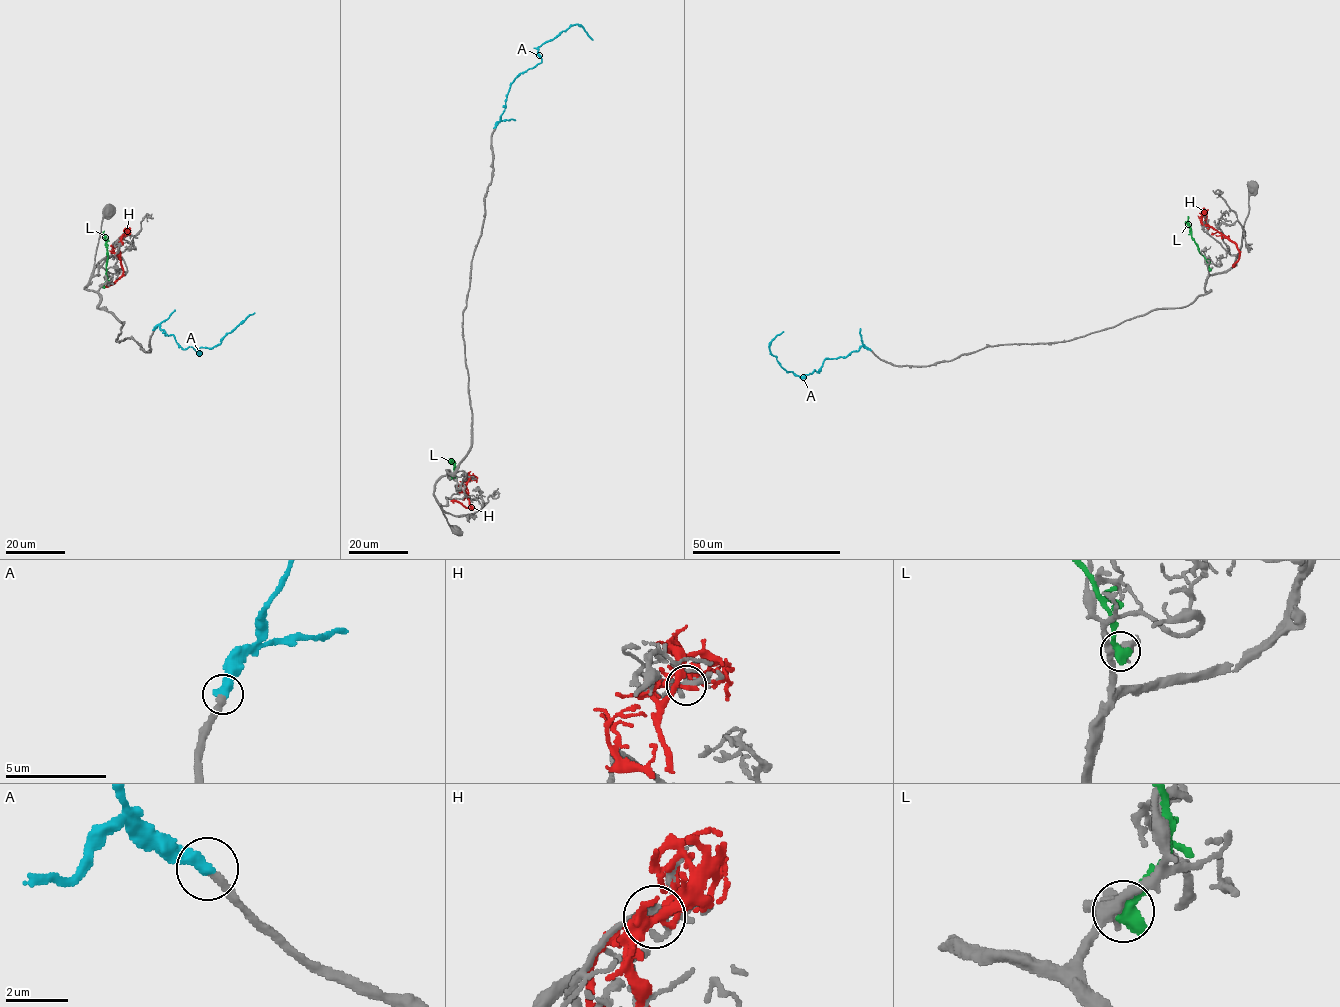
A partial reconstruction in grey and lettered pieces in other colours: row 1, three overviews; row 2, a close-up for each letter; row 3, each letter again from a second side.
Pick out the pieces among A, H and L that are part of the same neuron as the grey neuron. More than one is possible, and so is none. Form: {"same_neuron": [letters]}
{"same_neuron": ["A"]}

